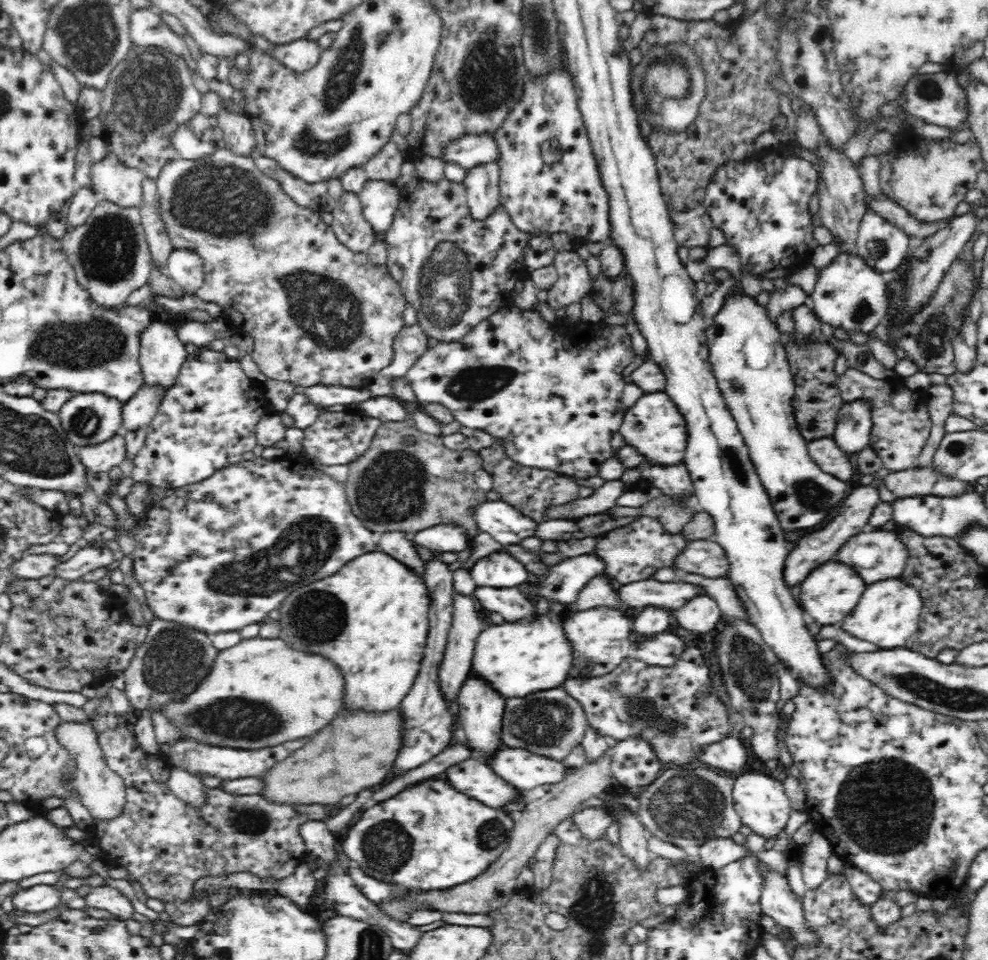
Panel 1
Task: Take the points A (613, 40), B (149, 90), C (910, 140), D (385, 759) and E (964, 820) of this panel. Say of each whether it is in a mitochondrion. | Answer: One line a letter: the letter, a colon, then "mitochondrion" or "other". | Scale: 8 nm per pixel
A: other
B: mitochondrion
C: other
D: other
E: other

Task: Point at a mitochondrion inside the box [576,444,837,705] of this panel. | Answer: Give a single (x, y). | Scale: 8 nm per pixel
(808, 492)

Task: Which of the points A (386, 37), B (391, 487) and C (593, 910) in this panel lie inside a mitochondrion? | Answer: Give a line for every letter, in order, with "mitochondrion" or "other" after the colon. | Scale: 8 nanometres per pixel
A: mitochondrion
B: mitochondrion
C: mitochondrion

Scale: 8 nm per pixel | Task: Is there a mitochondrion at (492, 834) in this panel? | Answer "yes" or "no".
yes

